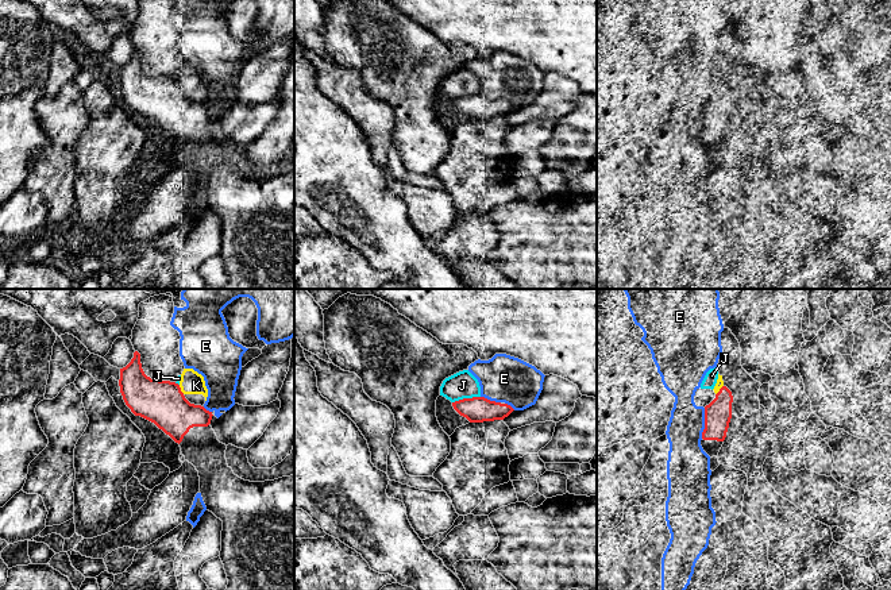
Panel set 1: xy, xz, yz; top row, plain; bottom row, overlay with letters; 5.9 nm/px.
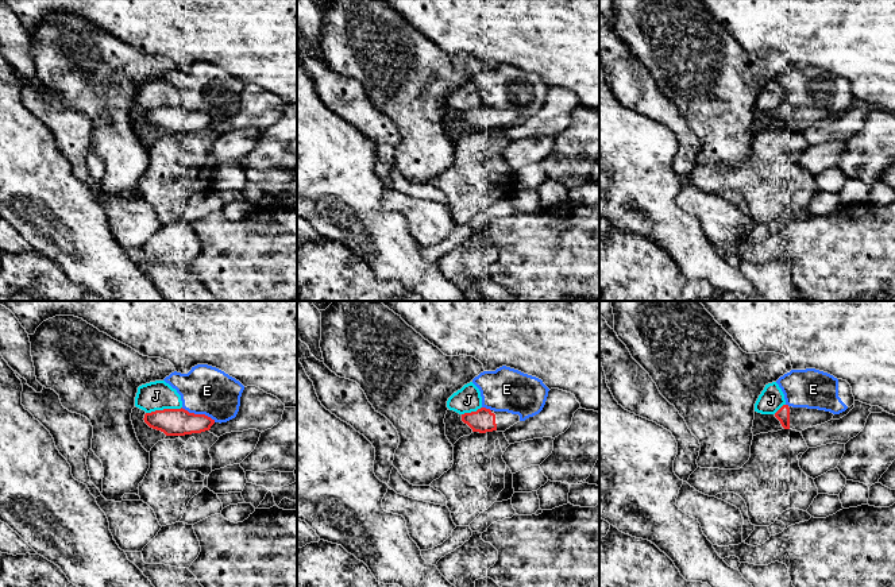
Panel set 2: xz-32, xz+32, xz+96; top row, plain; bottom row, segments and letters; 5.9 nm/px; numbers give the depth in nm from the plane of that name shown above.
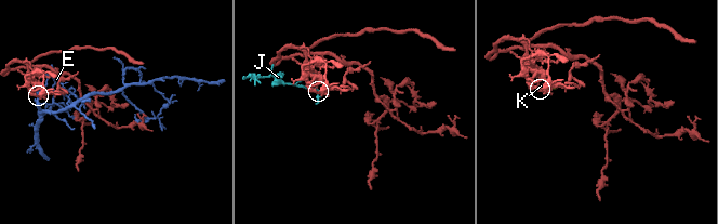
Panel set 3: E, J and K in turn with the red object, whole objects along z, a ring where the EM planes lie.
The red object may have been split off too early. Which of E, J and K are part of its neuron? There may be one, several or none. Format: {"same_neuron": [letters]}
{"same_neuron": []}

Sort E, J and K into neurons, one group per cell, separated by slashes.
E / J K

